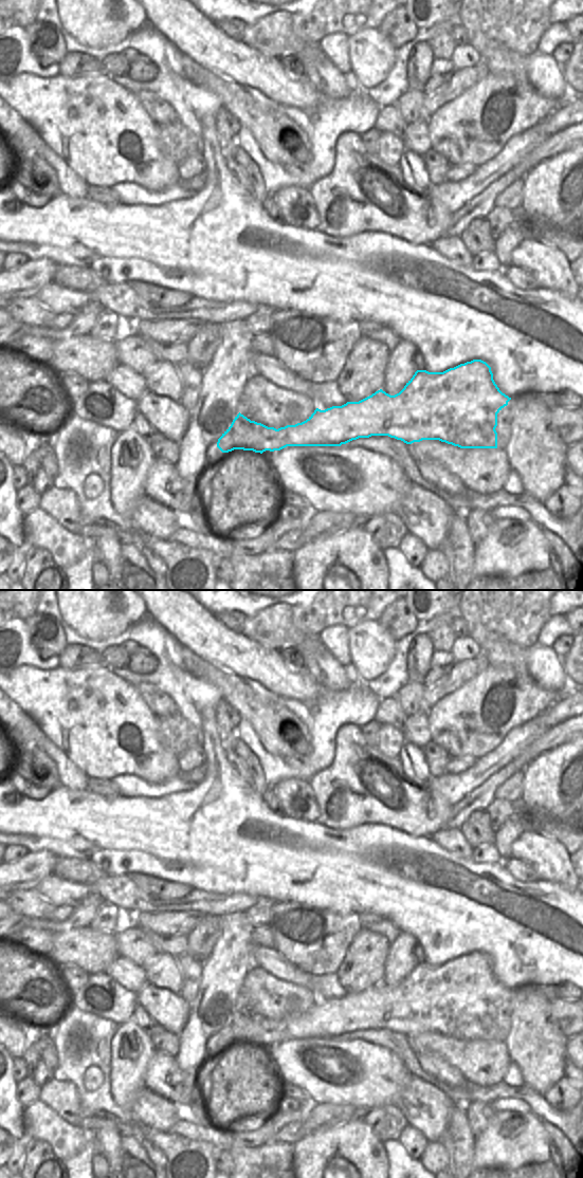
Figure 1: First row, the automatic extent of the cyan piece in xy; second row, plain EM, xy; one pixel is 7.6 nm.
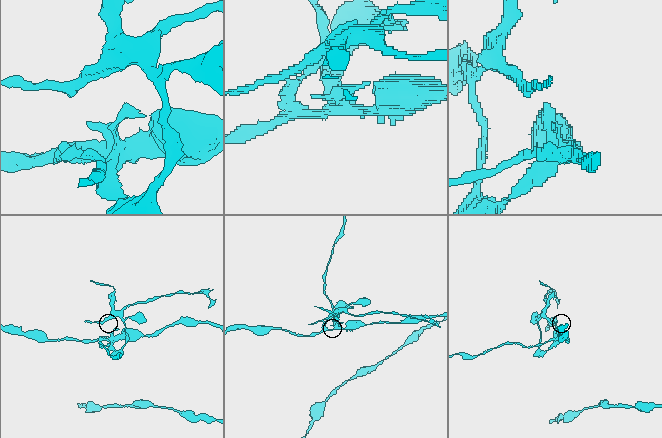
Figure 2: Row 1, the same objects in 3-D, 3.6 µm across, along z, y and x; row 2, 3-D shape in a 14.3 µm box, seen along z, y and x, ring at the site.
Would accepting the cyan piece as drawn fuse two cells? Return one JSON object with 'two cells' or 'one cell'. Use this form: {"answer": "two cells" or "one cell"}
{"answer": "two cells"}

